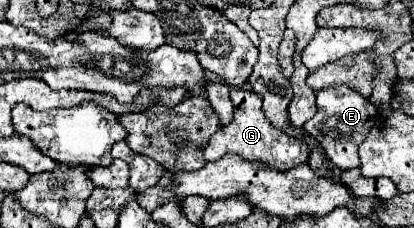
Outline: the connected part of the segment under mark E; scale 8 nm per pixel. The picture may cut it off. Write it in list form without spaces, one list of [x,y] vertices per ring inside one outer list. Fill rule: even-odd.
[[[332,86],[326,90],[320,90],[316,96],[318,112],[304,124],[304,130],[316,138],[322,144],[322,150],[326,158],[340,170],[350,170],[360,166],[358,158],[358,146],[368,136],[368,130],[376,122],[378,108],[368,102],[362,94],[356,94],[348,86]]]

